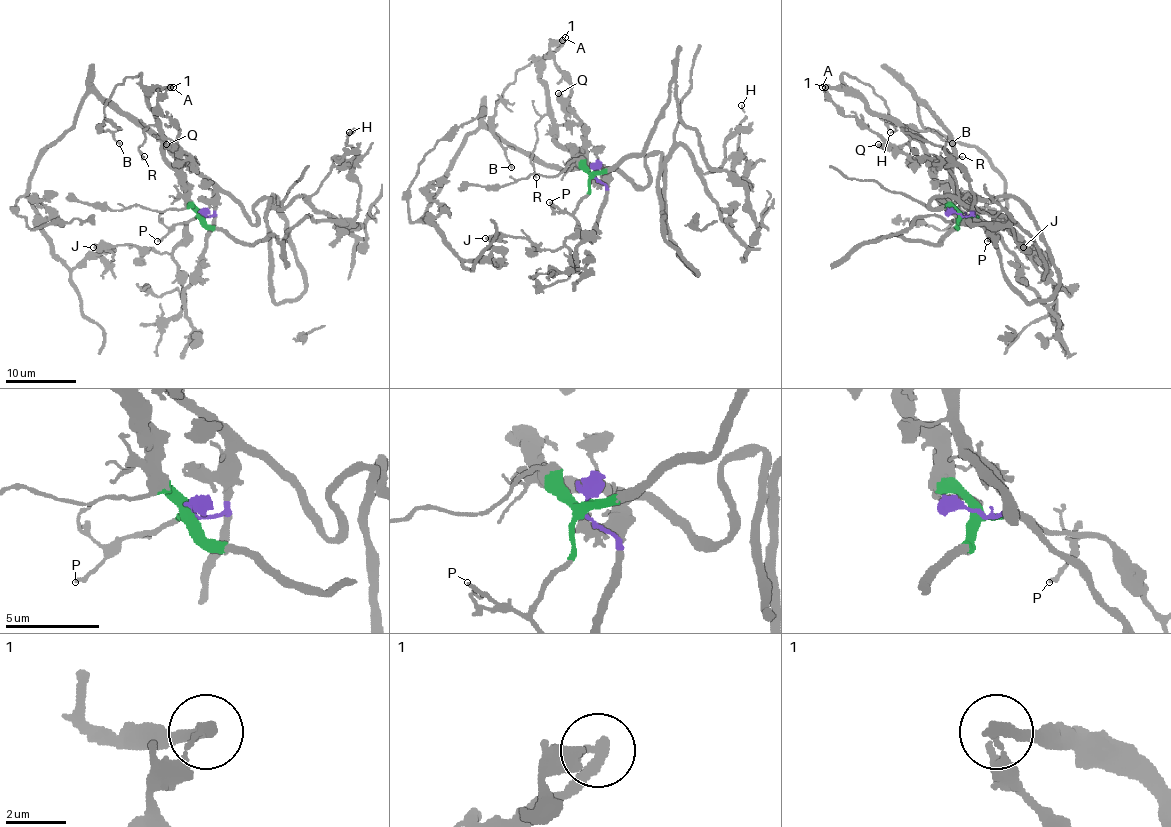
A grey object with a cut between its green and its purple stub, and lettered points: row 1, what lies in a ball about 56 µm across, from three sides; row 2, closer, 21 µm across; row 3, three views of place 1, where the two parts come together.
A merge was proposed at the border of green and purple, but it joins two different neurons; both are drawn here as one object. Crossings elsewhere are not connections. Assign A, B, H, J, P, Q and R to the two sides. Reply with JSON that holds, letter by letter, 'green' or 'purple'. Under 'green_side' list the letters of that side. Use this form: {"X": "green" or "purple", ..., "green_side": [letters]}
{"A": "green", "B": "green", "H": "green", "J": "green", "P": "green", "Q": "green", "R": "green", "green_side": ["A", "B", "H", "J", "P", "Q", "R"]}

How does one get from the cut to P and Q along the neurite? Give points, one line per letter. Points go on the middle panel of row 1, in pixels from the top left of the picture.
P: (593, 175), (590, 192), (570, 214), (561, 212), (549, 201)
Q: (593, 175), (569, 148), (563, 148), (556, 141), (558, 127), (565, 121), (565, 100), (558, 93)

